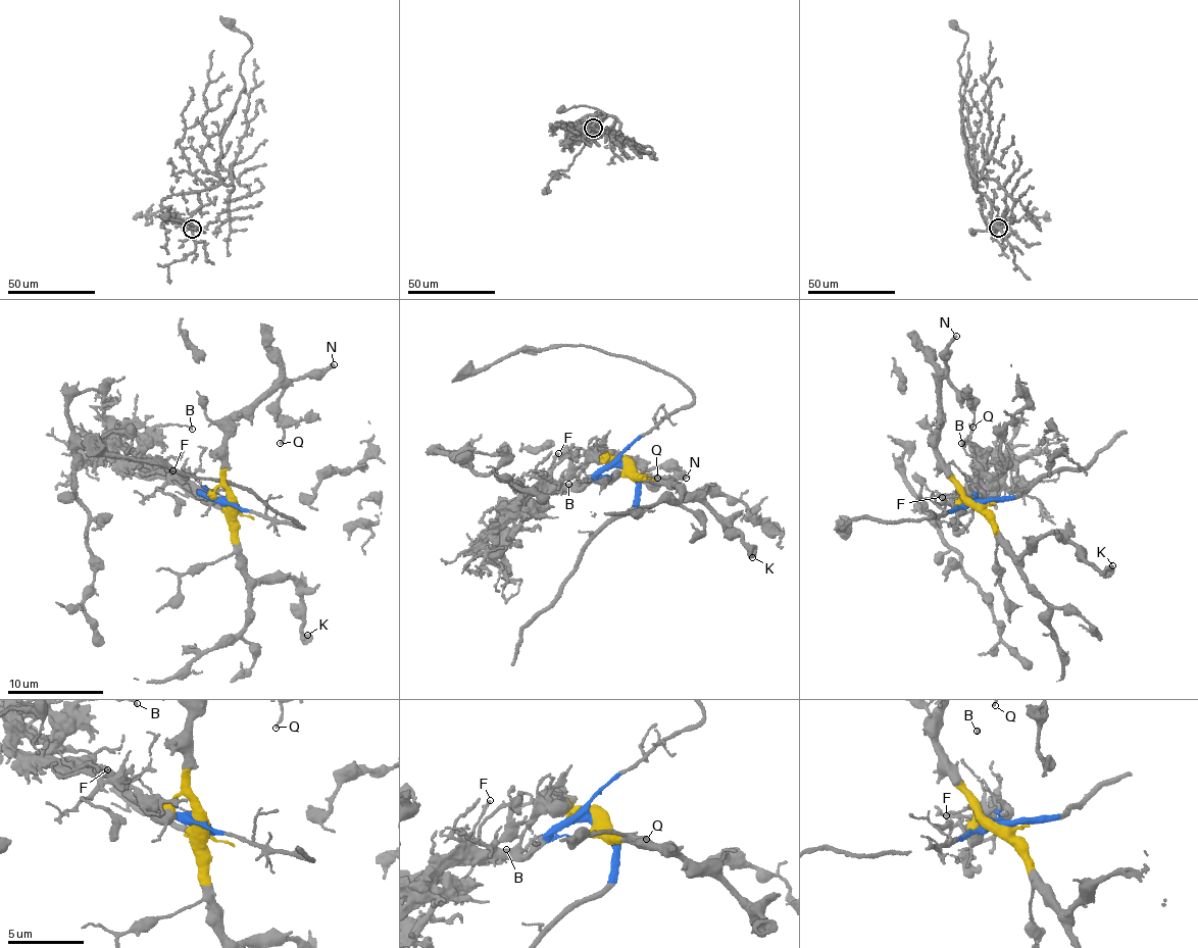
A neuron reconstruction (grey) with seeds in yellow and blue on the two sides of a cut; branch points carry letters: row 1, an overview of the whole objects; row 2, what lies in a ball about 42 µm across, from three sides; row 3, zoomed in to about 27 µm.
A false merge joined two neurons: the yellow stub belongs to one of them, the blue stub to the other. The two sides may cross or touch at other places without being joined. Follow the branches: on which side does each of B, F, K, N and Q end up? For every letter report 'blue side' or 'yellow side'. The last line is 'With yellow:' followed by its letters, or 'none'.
B: blue side
F: blue side
K: yellow side
N: yellow side
Q: yellow side
With yellow: K, N, Q

